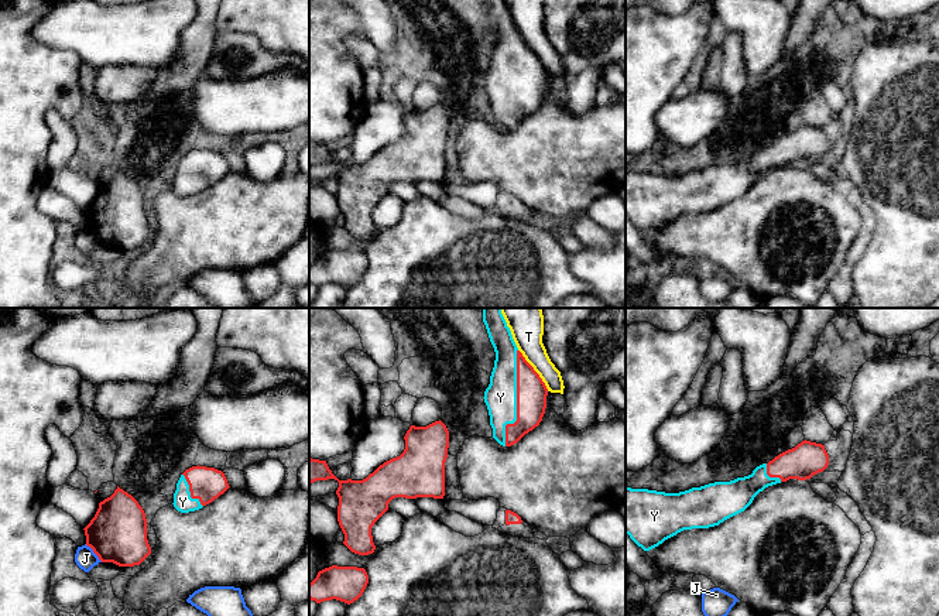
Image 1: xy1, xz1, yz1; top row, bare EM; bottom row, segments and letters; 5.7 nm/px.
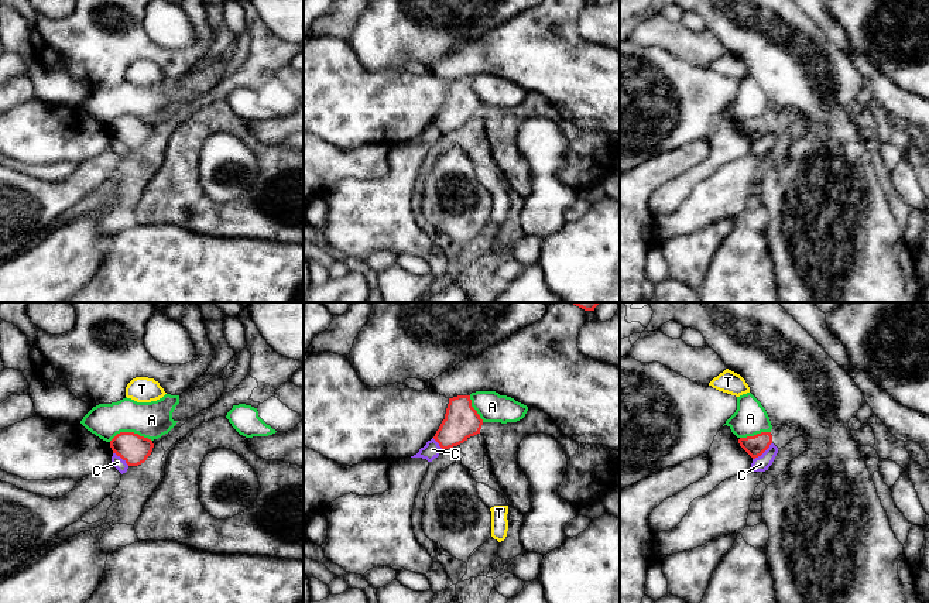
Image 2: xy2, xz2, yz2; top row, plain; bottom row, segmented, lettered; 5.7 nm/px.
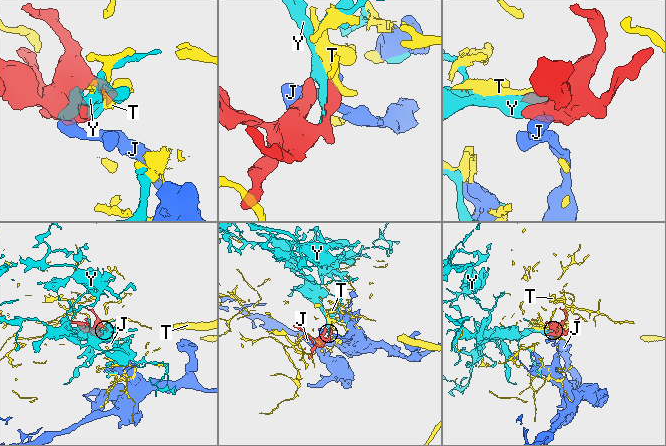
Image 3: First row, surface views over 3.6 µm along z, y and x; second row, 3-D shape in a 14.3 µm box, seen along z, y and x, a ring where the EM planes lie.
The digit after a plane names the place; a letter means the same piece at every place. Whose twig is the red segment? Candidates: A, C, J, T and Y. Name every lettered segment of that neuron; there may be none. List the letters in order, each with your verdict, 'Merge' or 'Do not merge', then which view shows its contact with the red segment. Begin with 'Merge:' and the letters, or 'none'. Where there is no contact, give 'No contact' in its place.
Merge: Y
A: Do not merge. Touches red in xy2
C: Do not merge. Touches red in yz2
J: Do not merge. Touches red in xy1
T: Do not merge. Touches red in xz1
Y: Merge. Touches red in xz1

